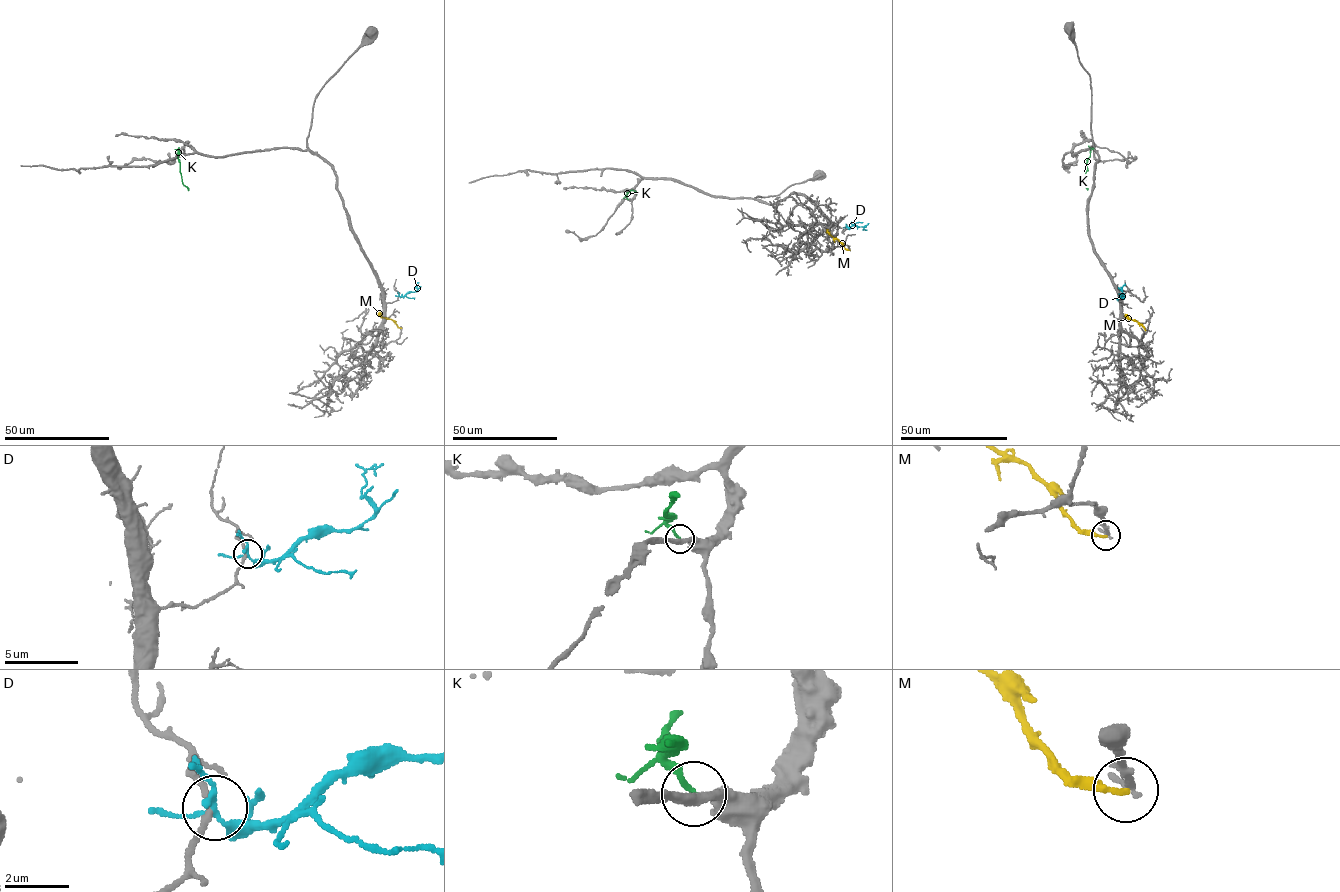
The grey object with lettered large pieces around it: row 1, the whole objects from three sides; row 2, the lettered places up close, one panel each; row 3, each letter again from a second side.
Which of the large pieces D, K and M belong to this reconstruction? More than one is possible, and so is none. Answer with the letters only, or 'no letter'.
no letter

